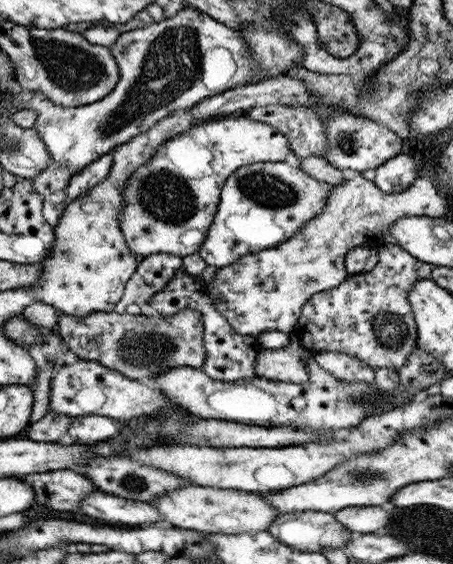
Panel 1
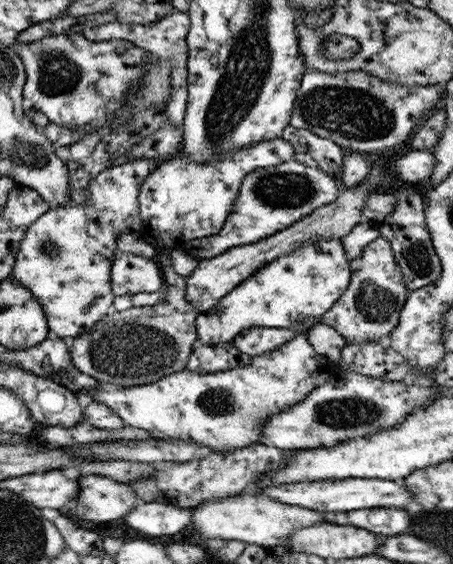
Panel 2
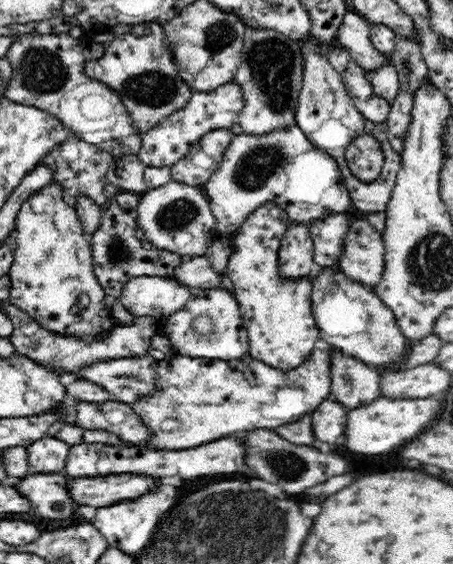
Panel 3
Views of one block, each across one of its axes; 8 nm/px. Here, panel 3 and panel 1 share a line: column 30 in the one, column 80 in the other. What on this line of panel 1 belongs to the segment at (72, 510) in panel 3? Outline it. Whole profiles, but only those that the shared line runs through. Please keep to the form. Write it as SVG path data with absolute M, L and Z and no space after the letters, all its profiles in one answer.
M73 469L28 474L20 476L20 480L30 482L30 486L38 490L40 504L62 512L76 512L78 506L81 506L80 502L96 490L90 478Z

